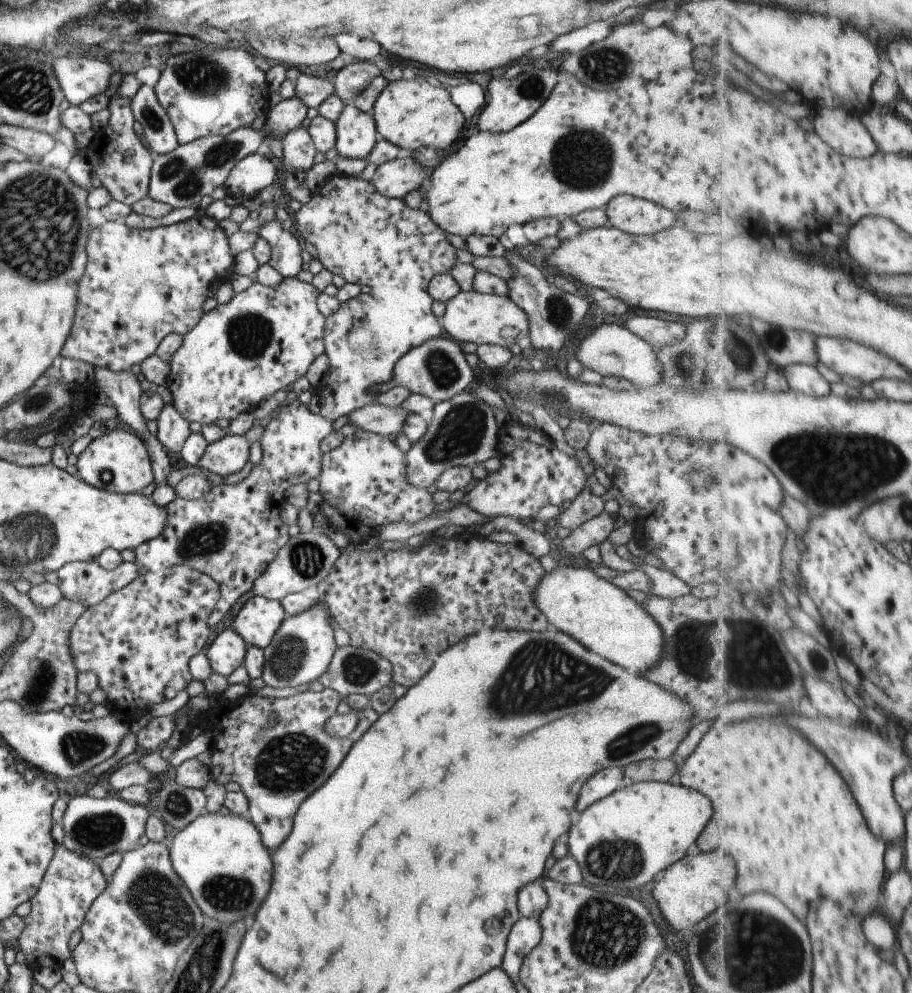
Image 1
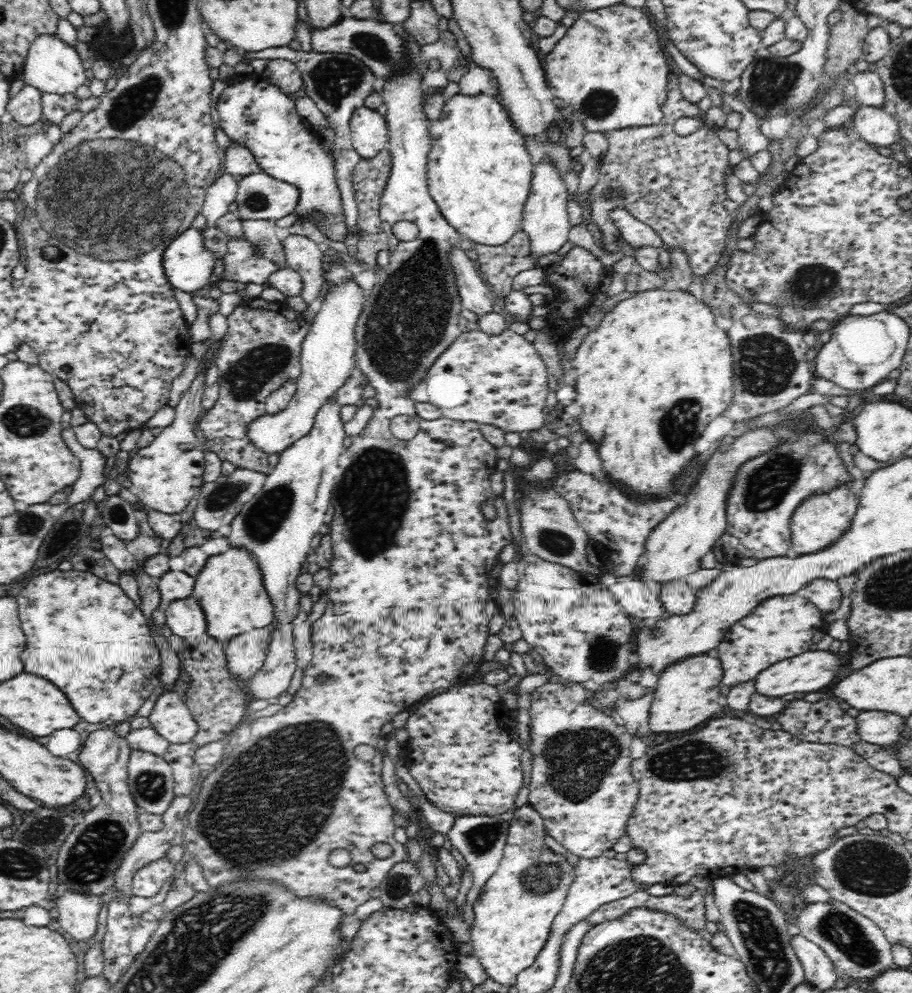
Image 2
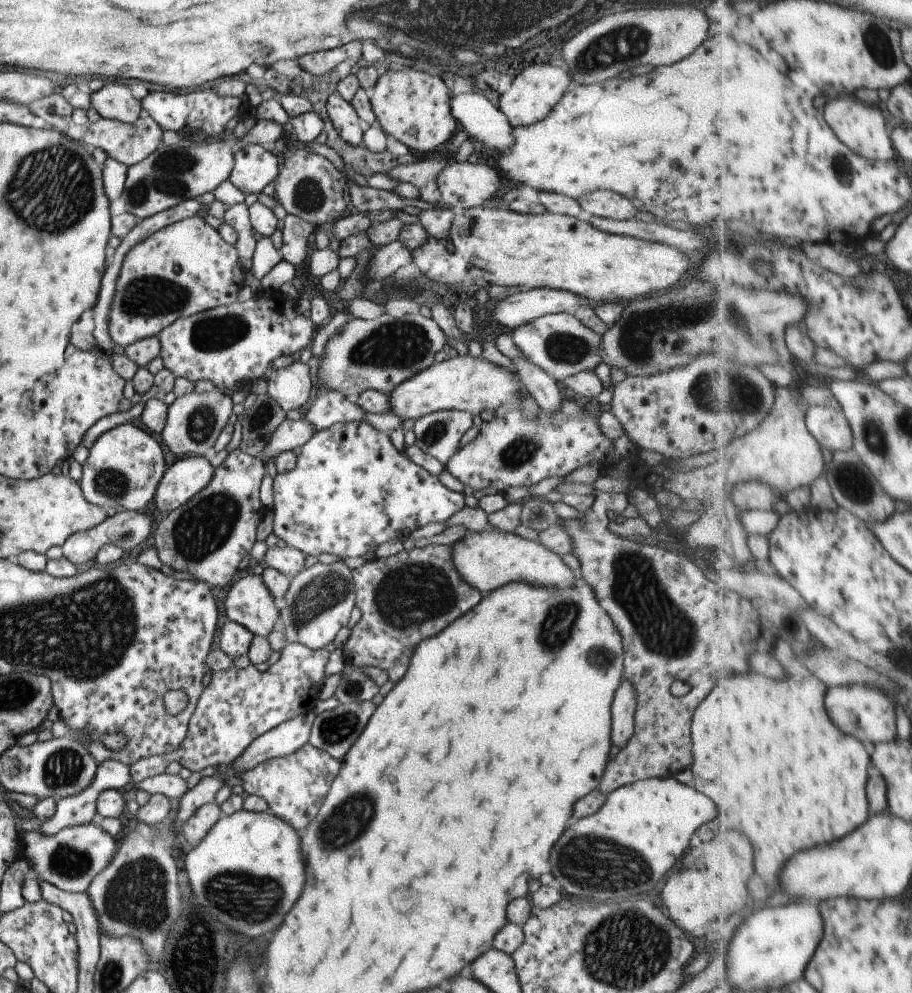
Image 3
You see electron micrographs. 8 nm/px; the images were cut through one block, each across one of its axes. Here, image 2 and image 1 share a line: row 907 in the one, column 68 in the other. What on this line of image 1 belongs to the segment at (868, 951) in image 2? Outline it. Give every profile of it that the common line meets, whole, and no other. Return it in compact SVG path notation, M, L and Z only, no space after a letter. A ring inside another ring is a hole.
M87 794L76 795L66 803L62 816L64 838L61 846L67 852L89 858L97 864L109 854L124 853L136 846L136 842L144 833L145 822L149 812L145 806L129 804L117 794L109 794L105 798L93 798Z

